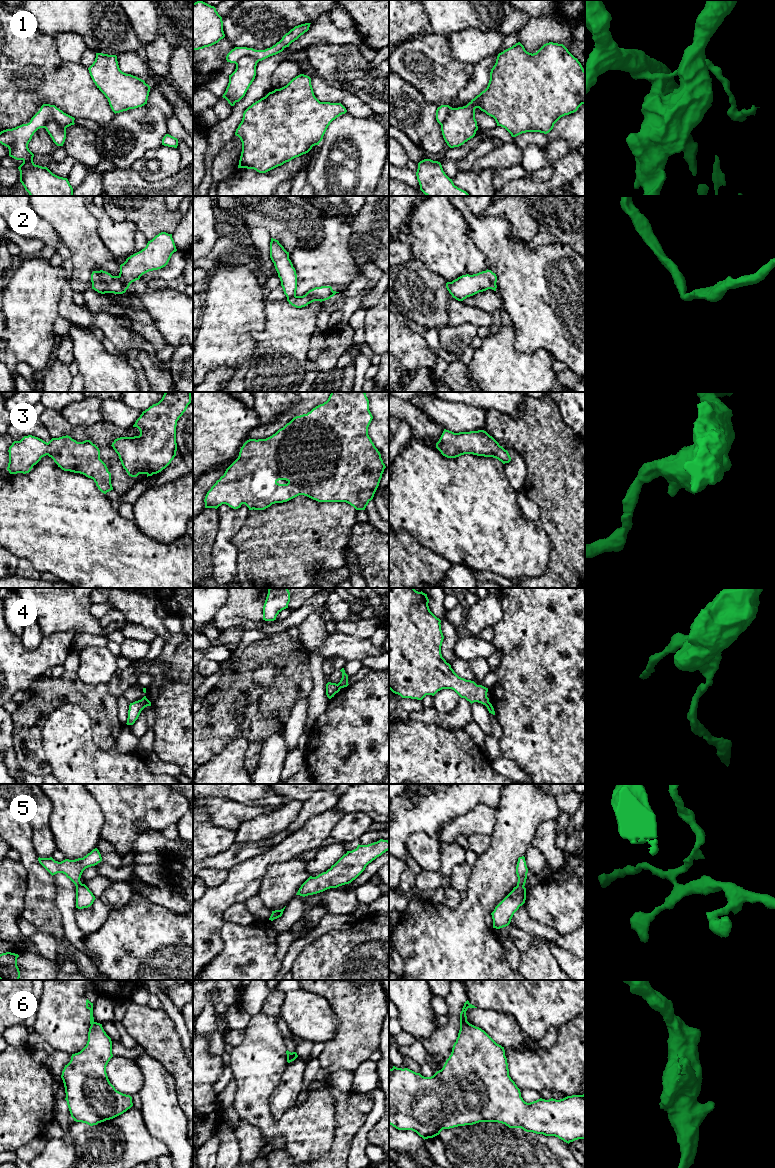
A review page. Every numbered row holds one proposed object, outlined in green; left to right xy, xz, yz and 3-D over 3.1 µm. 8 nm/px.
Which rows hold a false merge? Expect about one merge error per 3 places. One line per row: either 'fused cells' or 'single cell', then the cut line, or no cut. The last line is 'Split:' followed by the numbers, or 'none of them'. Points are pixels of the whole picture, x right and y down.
1: fused cells; cut xy (43, 127), (45, 122), (52, 118), (65, 128)
2: single cell; cut none
3: single cell; cut none
4: fused cells; cut xy (139, 700), (145, 706)
5: fused cells; cut yz (517, 884), (523, 886)
6: fused cells; cut yz (469, 1023), (464, 1023), (460, 1027)
Split: 1, 4, 5, 6

